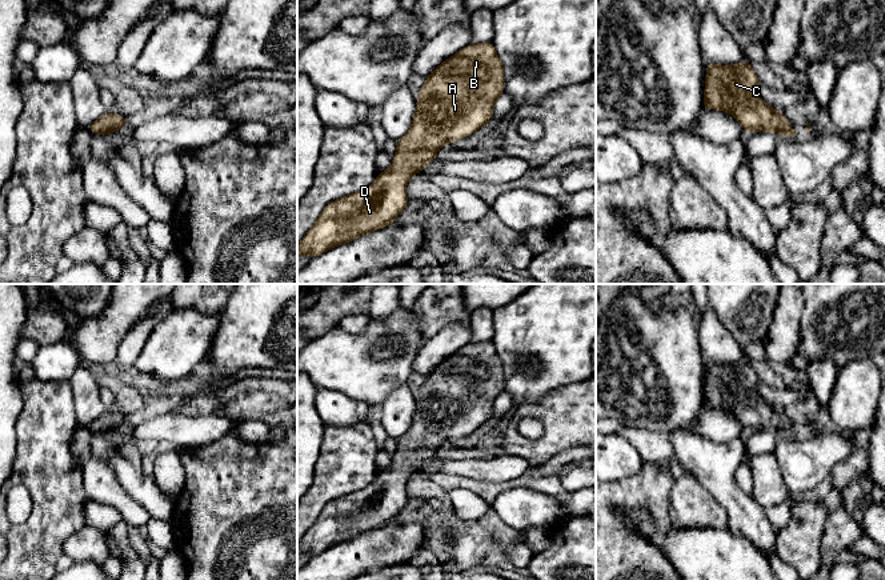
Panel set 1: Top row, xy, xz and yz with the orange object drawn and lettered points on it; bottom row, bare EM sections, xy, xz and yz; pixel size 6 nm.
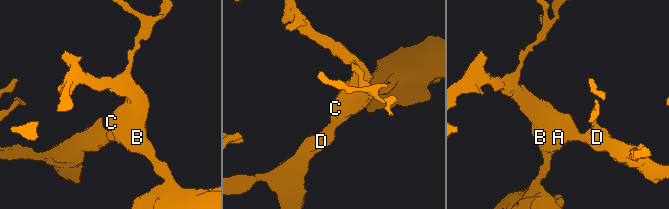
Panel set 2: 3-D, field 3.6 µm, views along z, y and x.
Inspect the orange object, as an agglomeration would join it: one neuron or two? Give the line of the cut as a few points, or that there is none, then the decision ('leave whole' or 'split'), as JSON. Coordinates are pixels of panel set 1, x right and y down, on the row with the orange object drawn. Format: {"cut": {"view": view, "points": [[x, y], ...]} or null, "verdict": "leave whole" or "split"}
{"cut": null, "verdict": "leave whole"}

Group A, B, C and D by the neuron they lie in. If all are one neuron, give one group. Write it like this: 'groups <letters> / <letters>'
groups A B C D

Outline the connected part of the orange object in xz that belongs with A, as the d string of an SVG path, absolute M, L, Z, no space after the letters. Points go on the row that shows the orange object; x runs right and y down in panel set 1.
M492 43L469 44L460 52L441 63L427 79L416 100L416 112L409 131L397 140L393 164L377 175L375 183L356 193L351 193L329 203L297 245L297 256L309 255L312 259L340 244L347 244L363 235L375 232L395 223L408 203L405 187L408 180L436 159L436 153L446 143L454 143L477 132L492 121L494 101L504 93L504 68Z

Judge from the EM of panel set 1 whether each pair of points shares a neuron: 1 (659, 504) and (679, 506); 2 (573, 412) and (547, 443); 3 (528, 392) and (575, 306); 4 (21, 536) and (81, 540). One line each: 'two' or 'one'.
1: two
2: one
3: one
4: two

